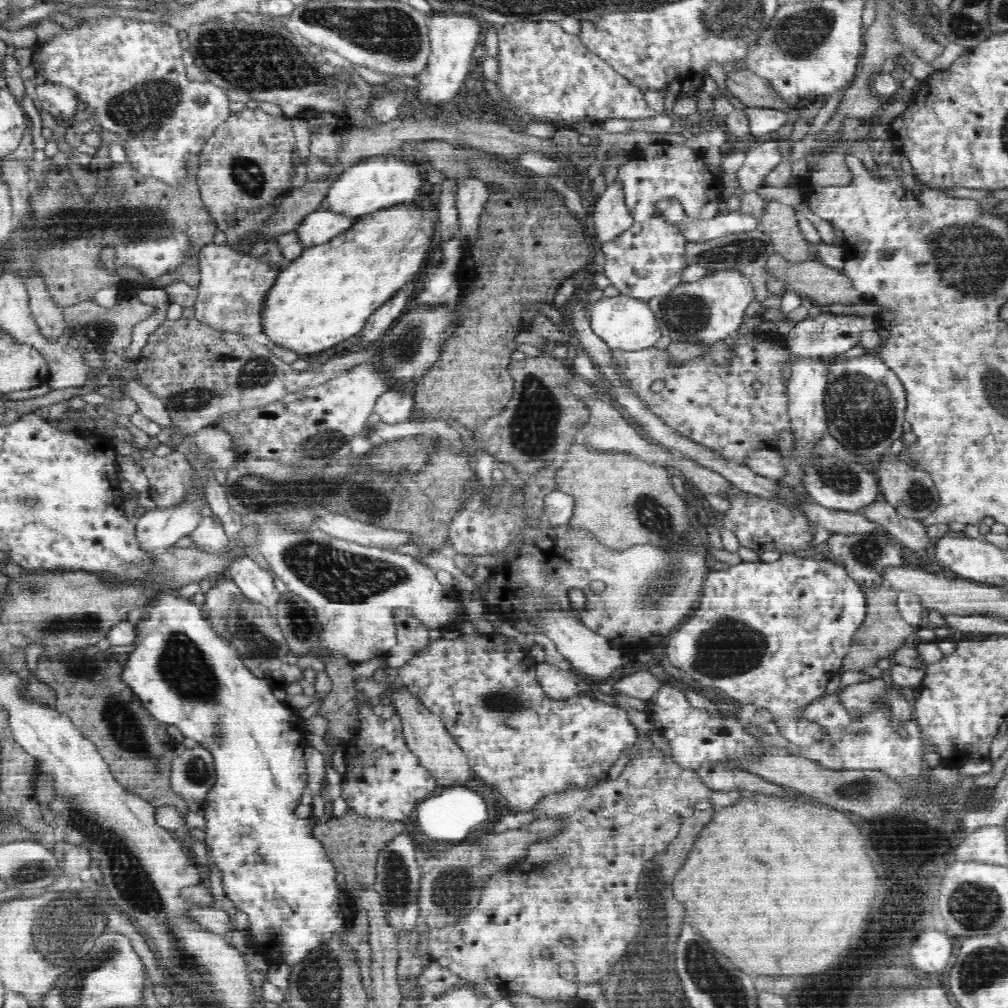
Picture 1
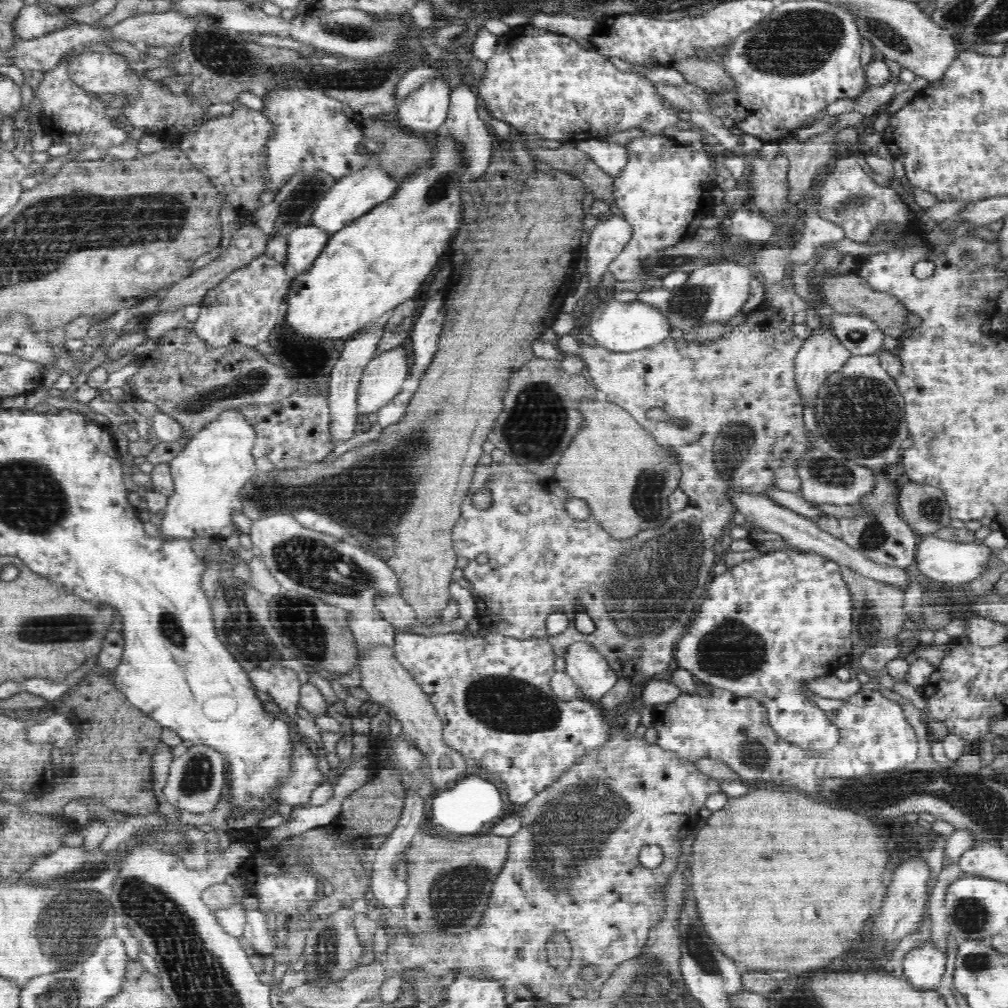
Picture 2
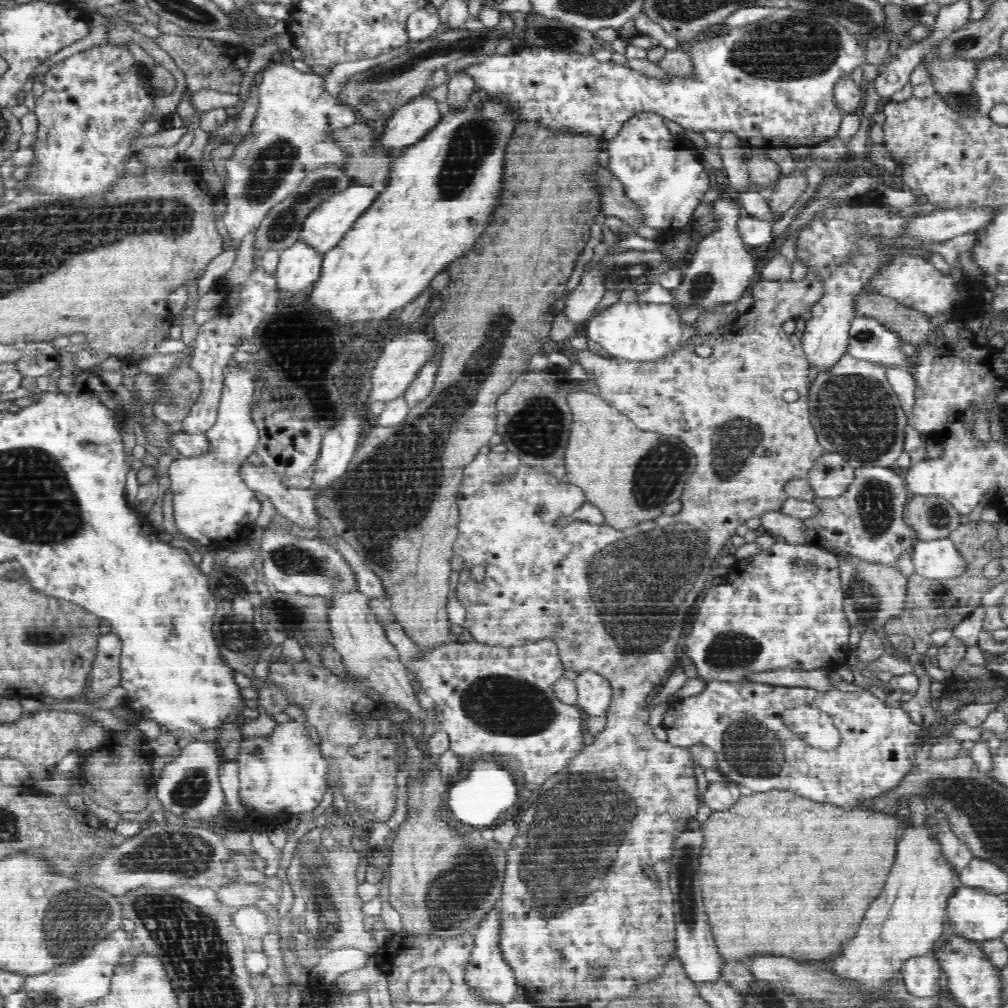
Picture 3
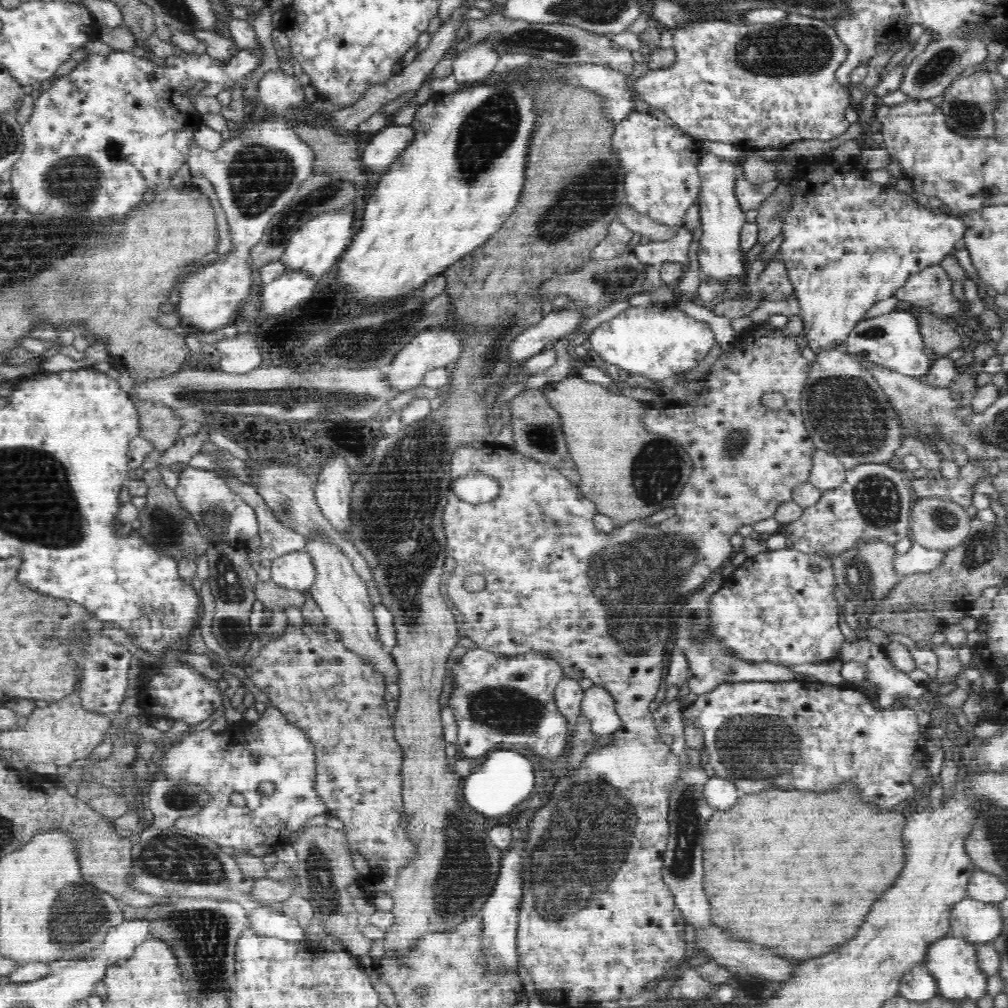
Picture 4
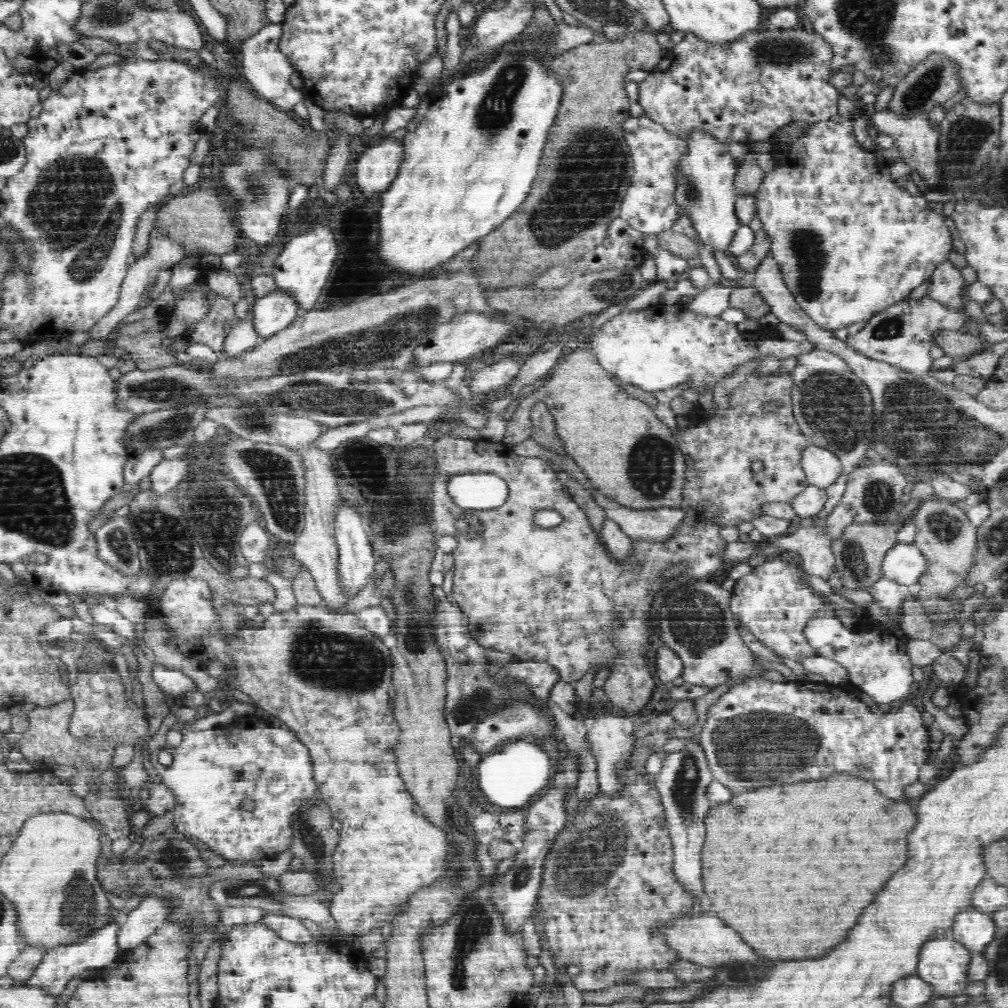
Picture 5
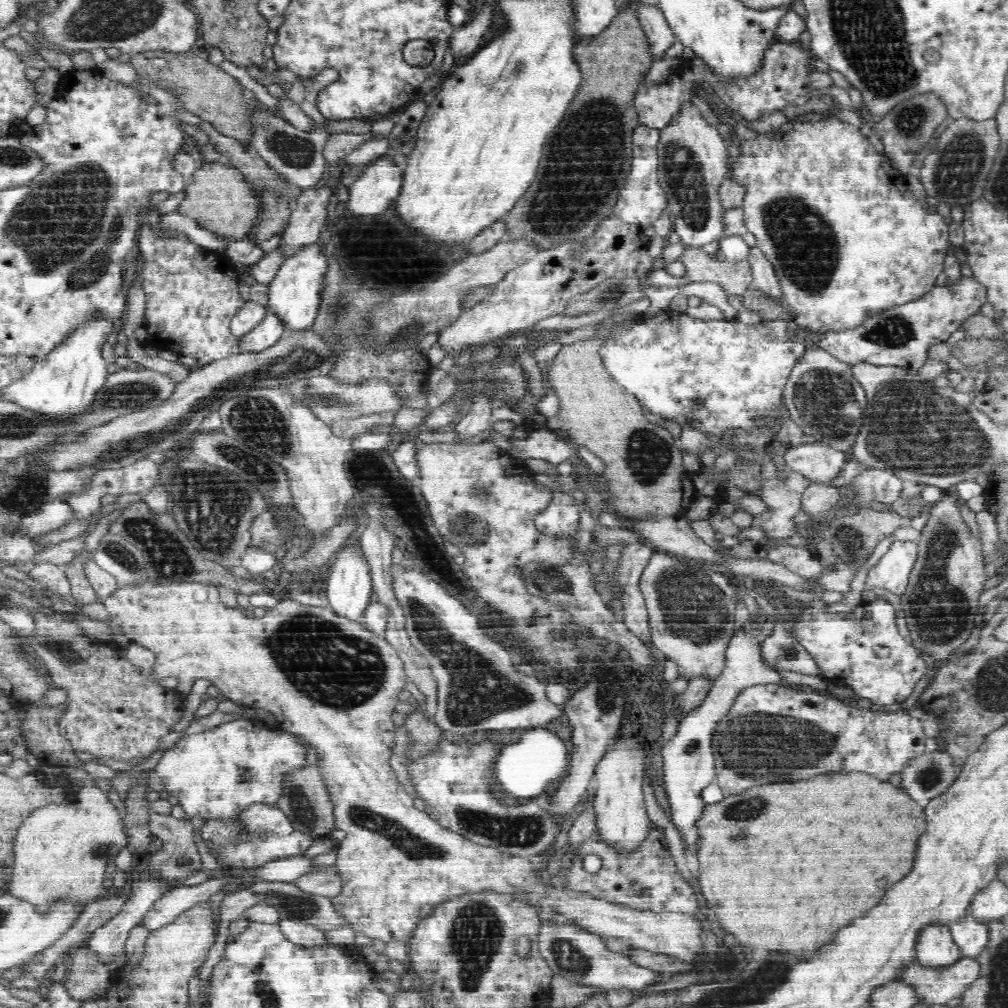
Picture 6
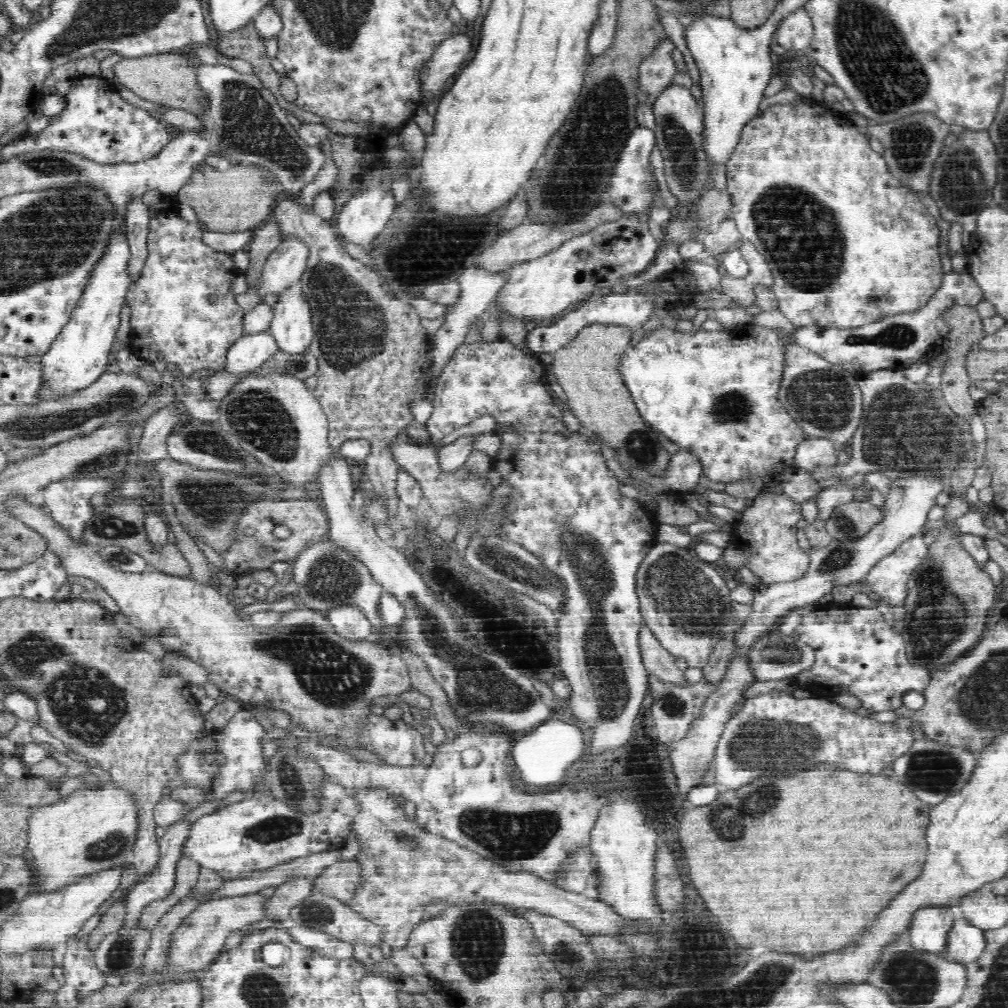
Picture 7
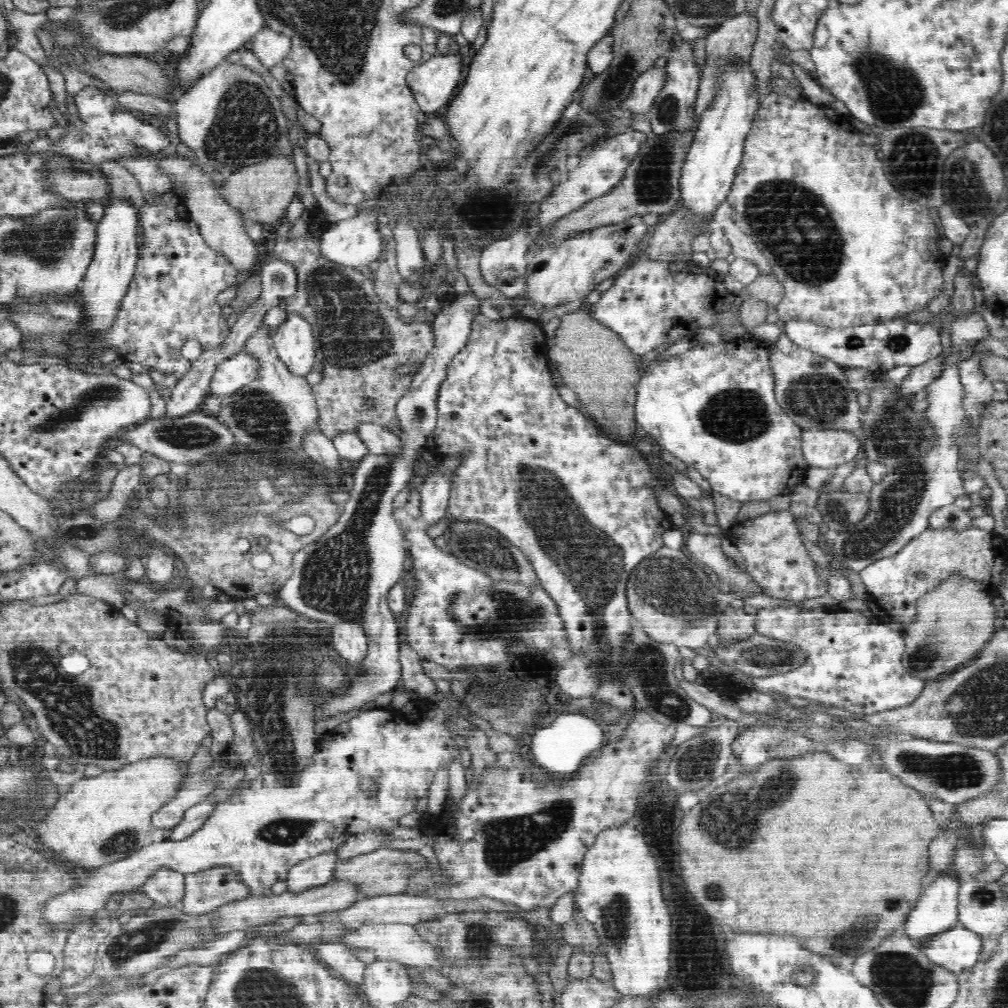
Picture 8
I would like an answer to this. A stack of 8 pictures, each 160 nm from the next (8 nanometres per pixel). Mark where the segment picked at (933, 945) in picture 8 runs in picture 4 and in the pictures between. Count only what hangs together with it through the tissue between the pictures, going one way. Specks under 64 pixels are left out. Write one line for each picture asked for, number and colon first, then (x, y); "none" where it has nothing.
4: (976, 922)
5: (974, 929)
6: (970, 935)
7: (966, 942)

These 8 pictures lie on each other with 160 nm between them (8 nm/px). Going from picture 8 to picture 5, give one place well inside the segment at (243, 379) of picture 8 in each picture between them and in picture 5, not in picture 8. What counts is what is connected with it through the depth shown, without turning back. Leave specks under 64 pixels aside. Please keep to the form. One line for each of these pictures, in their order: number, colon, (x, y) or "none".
5: (274, 312)
6: (270, 330)
7: (250, 351)

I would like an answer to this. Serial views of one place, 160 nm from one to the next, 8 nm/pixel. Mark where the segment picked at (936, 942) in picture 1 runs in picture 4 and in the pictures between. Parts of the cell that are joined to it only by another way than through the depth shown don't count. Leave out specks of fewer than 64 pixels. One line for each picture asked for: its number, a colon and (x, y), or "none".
2: (924, 967)
3: (921, 975)
4: (917, 985)

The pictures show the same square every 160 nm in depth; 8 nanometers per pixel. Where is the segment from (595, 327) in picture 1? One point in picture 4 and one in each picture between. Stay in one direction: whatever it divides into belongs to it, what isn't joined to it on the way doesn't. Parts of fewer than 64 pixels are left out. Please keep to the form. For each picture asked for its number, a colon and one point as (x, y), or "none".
2: (618, 326)
3: (642, 330)
4: (653, 342)

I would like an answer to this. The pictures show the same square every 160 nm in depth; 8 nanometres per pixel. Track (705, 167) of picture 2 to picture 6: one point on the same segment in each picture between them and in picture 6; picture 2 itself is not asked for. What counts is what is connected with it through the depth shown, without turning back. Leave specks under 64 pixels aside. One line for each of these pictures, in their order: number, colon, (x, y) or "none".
3: (663, 176)
4: (661, 179)
5: (649, 206)
6: (642, 200)

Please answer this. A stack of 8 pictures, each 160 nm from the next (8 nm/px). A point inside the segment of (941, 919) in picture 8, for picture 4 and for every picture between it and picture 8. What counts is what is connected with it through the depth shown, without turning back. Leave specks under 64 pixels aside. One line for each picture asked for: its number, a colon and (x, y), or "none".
4: (951, 961)
5: (943, 962)
6: (936, 950)
7: (930, 929)

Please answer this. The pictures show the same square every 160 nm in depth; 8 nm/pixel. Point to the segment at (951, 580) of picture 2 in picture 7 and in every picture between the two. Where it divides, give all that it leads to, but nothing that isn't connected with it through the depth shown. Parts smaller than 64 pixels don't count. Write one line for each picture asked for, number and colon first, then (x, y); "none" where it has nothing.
3: (939, 559)
4: (918, 559)
5: (904, 563)
6: (892, 571)
7: (888, 578)

